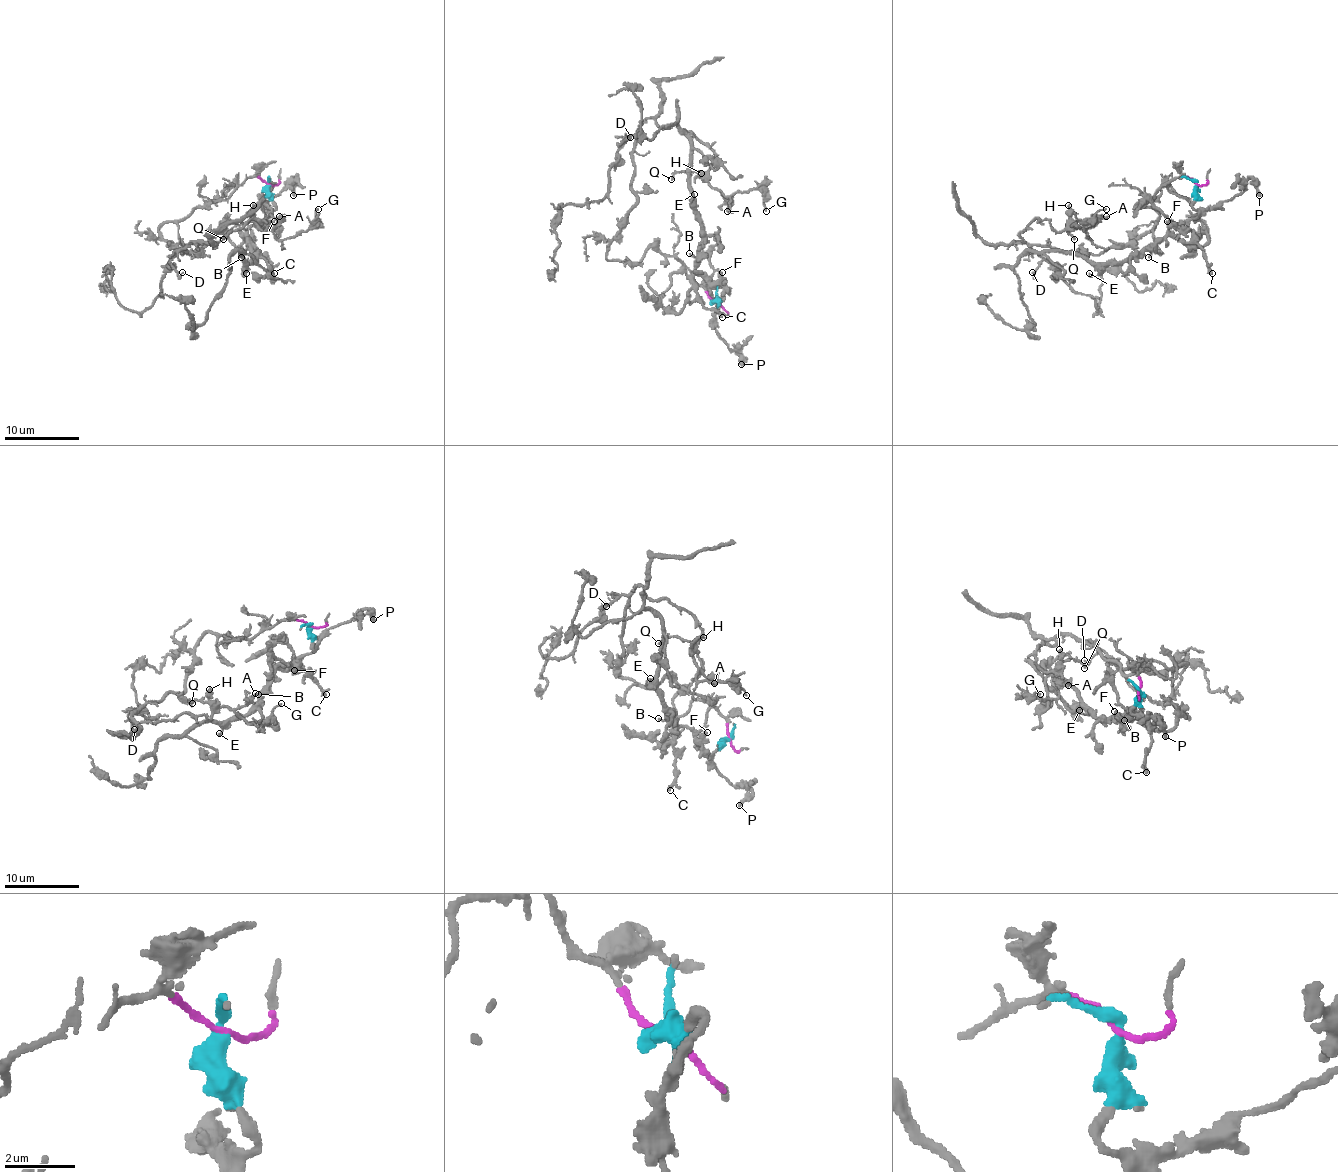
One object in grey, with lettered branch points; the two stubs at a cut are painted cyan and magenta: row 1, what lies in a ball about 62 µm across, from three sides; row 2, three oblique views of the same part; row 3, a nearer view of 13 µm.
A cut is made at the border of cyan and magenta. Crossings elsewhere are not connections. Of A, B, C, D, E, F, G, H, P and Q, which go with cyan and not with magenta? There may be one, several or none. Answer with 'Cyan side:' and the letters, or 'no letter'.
Cyan side: B, C, E, F, P

